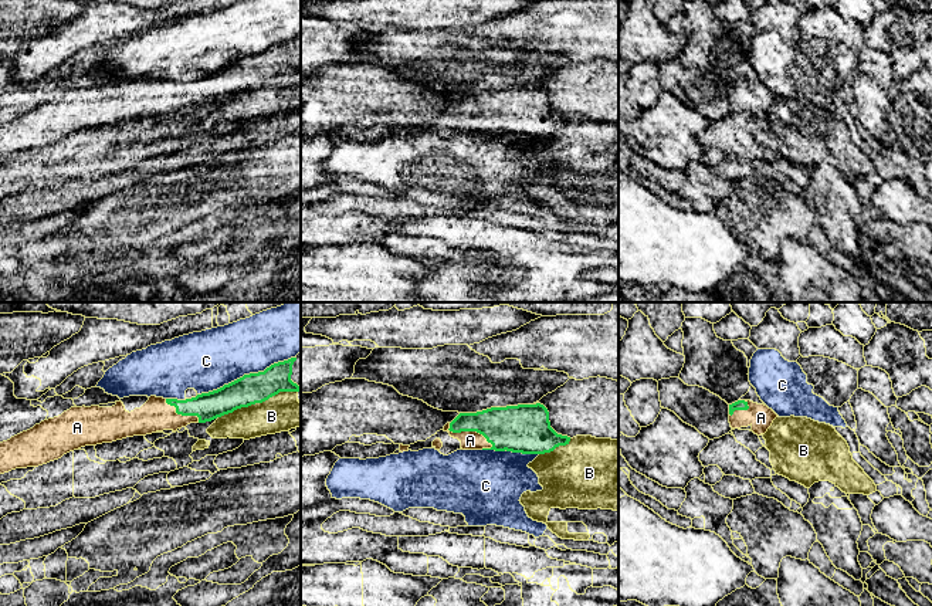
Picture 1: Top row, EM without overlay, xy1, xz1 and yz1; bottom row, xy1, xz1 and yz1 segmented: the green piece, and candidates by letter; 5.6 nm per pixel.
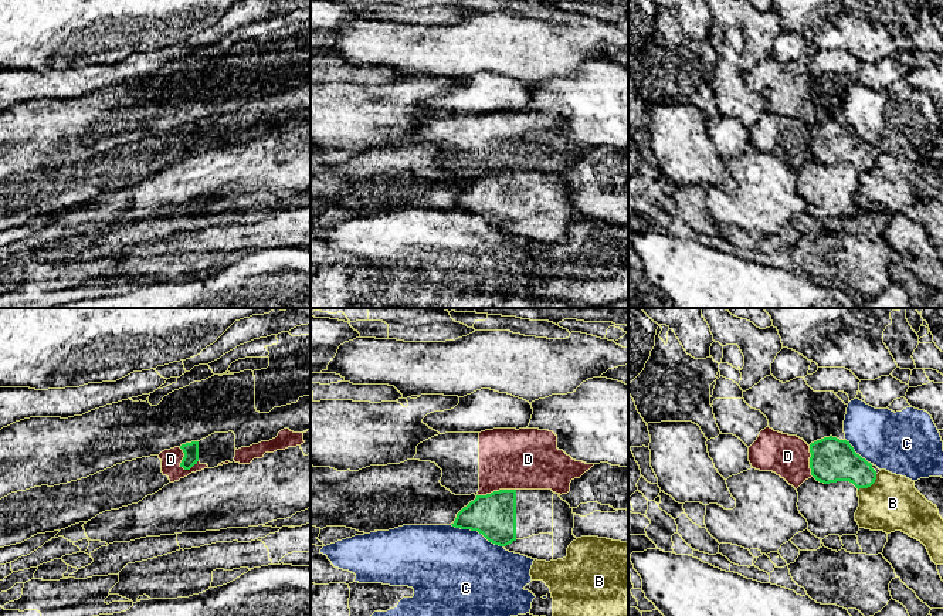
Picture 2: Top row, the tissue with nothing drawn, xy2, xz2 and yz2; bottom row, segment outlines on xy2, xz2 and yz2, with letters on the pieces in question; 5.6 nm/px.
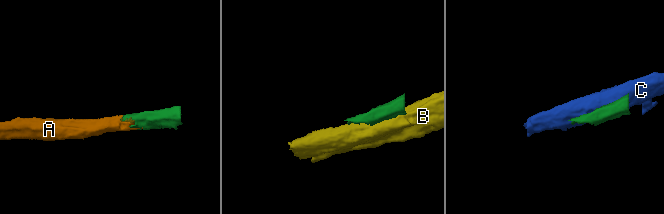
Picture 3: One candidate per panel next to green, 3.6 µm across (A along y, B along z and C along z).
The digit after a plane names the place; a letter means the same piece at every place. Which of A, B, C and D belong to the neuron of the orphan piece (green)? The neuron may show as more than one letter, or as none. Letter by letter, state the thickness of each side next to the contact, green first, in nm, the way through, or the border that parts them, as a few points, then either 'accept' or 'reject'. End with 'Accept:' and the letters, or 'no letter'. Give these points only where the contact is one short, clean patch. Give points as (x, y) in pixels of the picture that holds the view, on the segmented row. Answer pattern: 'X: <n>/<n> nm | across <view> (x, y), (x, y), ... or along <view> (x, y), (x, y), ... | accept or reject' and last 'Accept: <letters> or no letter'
A: 260/110 nm | accept
B: 180/220 nm | reject
C: 180/340 nm | reject
D: 90/110 nm | along xy2 (179, 447), (183, 453), (180, 464), (189, 470) | reject
Accept: A

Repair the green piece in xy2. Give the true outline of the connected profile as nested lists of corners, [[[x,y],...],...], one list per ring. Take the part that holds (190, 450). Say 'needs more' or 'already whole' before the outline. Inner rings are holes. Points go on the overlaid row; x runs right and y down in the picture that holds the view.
needs more | [[[233,431],[214,433],[200,441],[182,444],[180,449],[184,453],[180,467],[184,470],[190,470],[197,463],[214,468],[221,463],[234,461],[235,434]]]

